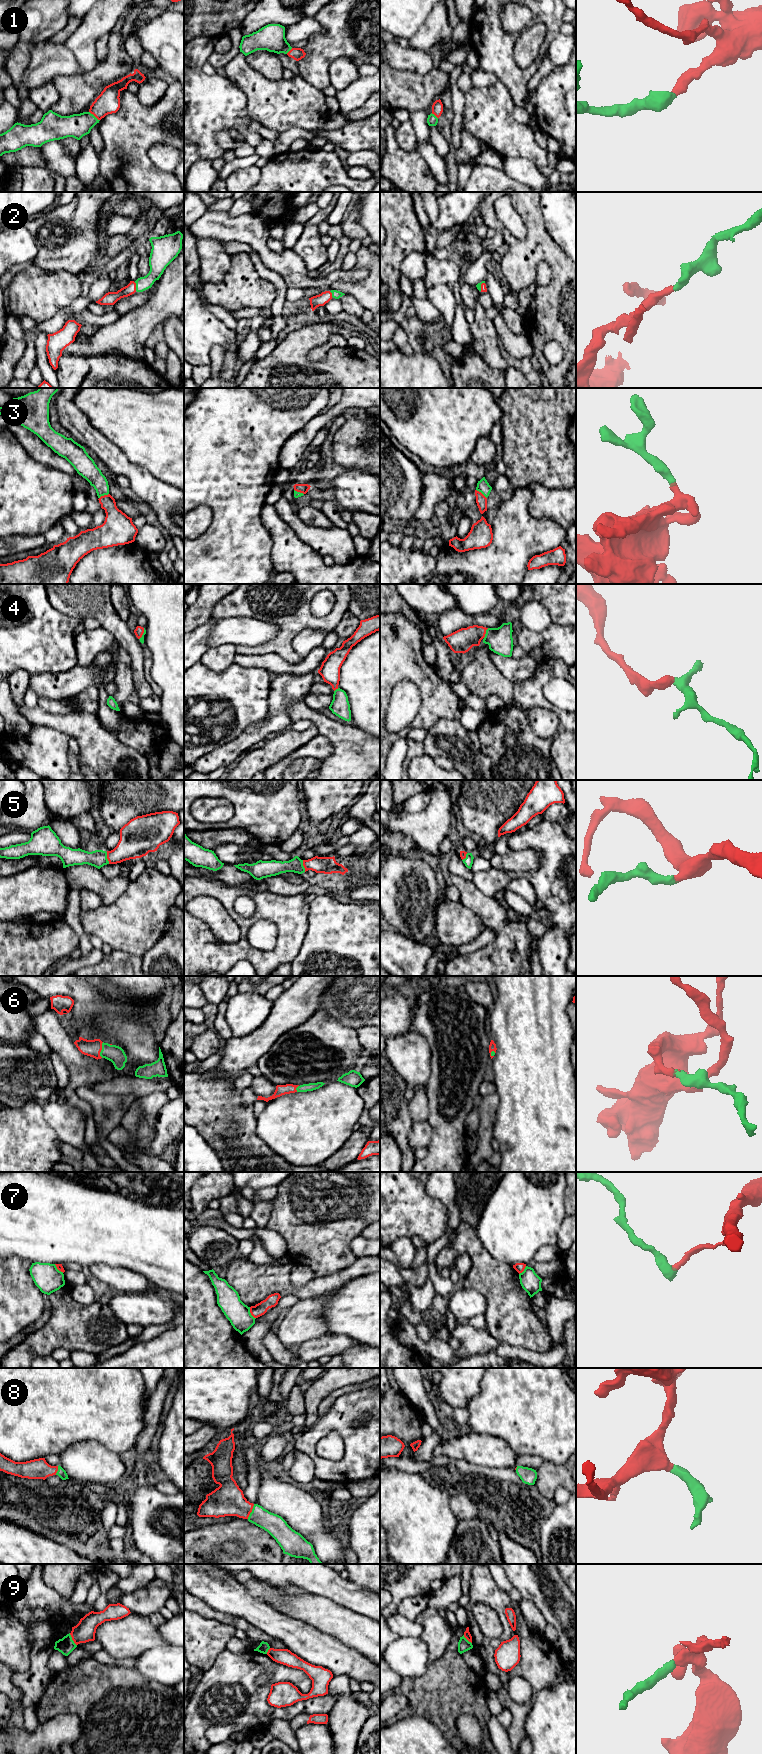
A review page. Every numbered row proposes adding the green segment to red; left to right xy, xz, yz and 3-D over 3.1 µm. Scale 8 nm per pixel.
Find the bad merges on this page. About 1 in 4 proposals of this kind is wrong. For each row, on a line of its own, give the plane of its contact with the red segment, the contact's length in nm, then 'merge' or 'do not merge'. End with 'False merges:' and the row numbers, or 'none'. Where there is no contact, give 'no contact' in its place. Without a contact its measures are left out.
1: meets red in xy; contact 120 nm long; merge
2: meets red in xy; contact 70 nm long; merge
3: meets red in yz; contact 120 nm long; merge
4: meets red in yz; contact 90 nm long; merge
5: meets red in xy; contact 100 nm long; merge
6: meets red in xy; contact 130 nm long; merge
7: meets red in xz; contact 110 nm long; do not merge
8: meets red in xz; contact 130 nm long; merge
9: meets red in xy; contact 120 nm long; do not merge
False merges: 7, 9

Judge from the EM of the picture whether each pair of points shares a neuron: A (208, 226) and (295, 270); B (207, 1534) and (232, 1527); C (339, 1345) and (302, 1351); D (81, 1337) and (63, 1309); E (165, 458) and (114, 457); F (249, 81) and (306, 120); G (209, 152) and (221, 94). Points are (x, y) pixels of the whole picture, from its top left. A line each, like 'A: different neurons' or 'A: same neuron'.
A: same neuron
B: same neuron
C: same neuron
D: same neuron
E: different neurons
F: same neuron
G: same neuron

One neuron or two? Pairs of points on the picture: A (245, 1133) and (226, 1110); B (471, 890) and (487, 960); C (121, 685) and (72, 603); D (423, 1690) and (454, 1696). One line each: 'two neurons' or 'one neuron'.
A: one neuron
B: one neuron
C: two neurons
D: one neuron

